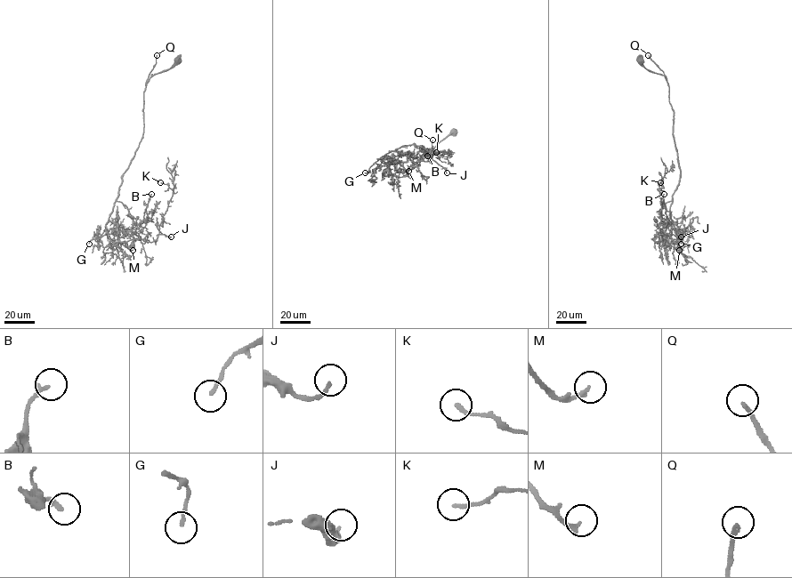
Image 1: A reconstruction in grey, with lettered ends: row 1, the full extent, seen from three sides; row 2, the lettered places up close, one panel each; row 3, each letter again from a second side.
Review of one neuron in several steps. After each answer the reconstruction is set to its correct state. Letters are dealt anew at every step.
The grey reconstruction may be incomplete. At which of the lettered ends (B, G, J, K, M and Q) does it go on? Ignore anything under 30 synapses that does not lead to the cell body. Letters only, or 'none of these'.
G, M, Q

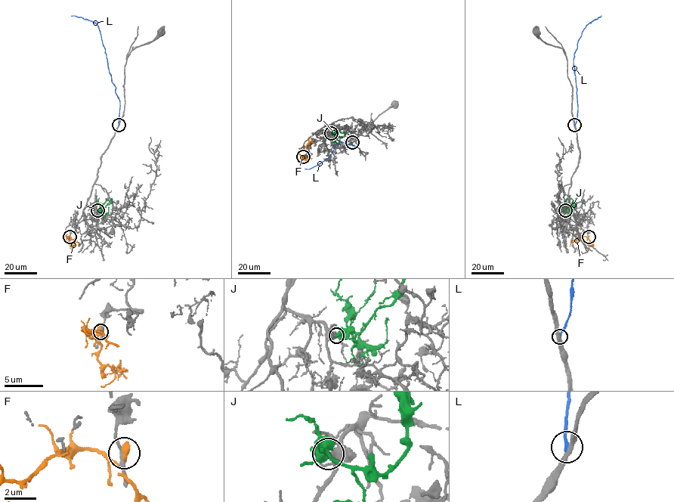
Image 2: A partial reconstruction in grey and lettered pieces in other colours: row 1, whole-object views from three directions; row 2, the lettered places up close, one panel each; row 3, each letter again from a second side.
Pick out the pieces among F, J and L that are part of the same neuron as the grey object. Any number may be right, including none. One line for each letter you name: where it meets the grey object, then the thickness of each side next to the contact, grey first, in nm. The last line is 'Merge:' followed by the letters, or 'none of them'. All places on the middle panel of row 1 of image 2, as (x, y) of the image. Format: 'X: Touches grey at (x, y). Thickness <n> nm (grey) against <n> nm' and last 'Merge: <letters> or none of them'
J: Touches grey at (331, 133). Thickness 300 nm (grey) against 380 nm
Merge: J

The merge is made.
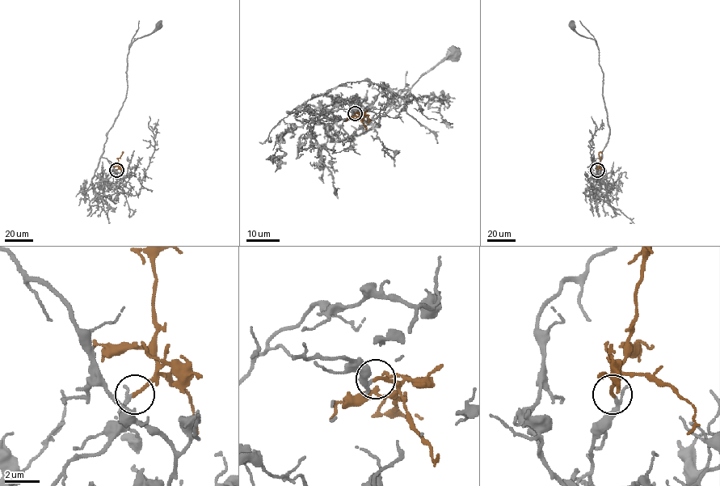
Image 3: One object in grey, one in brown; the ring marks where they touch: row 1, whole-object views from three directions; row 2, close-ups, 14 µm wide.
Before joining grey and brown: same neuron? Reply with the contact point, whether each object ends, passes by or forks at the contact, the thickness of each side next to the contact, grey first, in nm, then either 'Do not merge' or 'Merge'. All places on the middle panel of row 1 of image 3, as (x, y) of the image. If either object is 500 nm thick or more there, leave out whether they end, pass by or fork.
Place: (355, 113). At the ring grey passes by. At the ring brown ends. Thickness 150 nm (grey) against 220 nm. Merge

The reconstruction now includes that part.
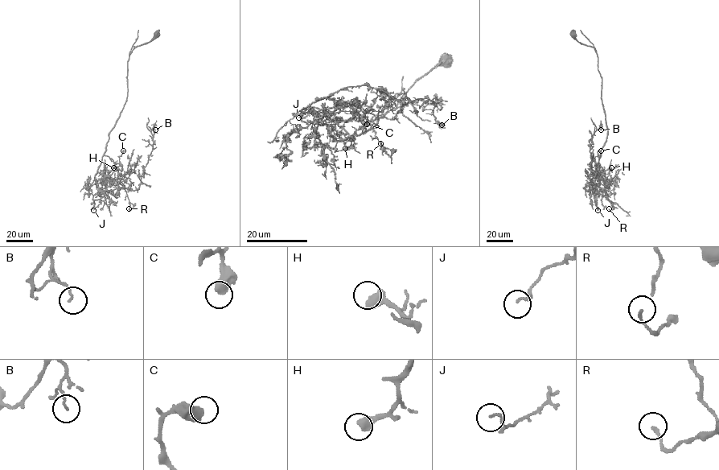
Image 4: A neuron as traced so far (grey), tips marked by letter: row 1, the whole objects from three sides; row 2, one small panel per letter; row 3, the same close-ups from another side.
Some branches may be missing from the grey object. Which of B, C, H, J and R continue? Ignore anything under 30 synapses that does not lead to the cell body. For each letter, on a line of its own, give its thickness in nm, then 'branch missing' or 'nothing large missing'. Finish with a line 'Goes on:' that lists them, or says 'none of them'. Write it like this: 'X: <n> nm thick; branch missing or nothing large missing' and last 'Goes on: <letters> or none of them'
B: 90 nm thick; nothing large missing
C: 550 nm thick; nothing large missing
H: 550 nm thick; nothing large missing
J: 100 nm thick; nothing large missing
R: 150 nm thick; nothing large missing
Goes on: none of them

